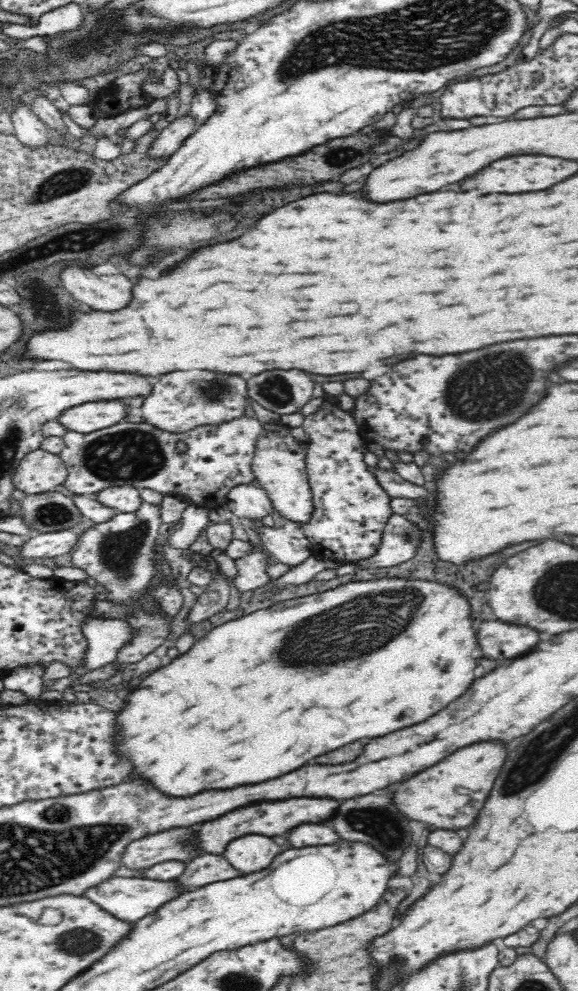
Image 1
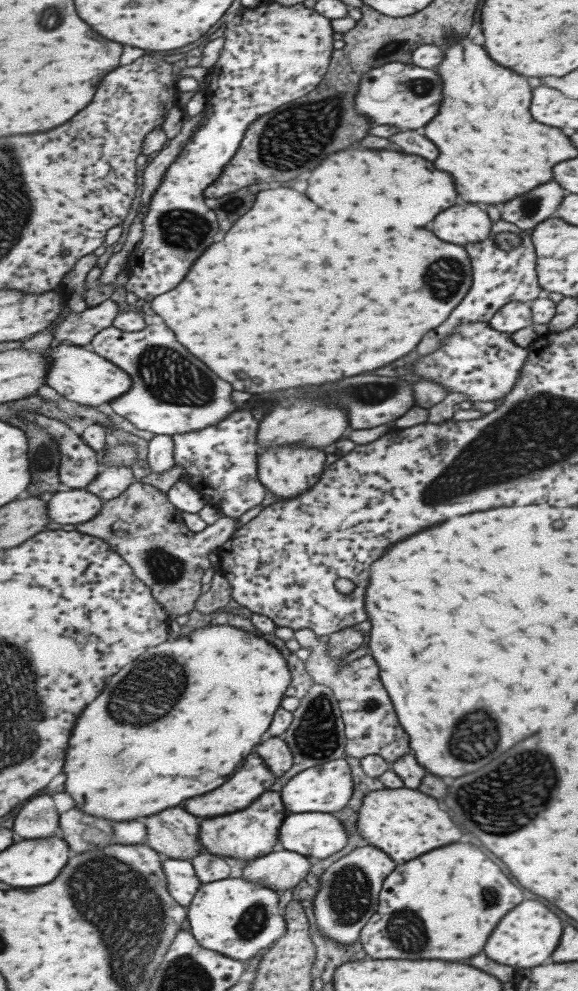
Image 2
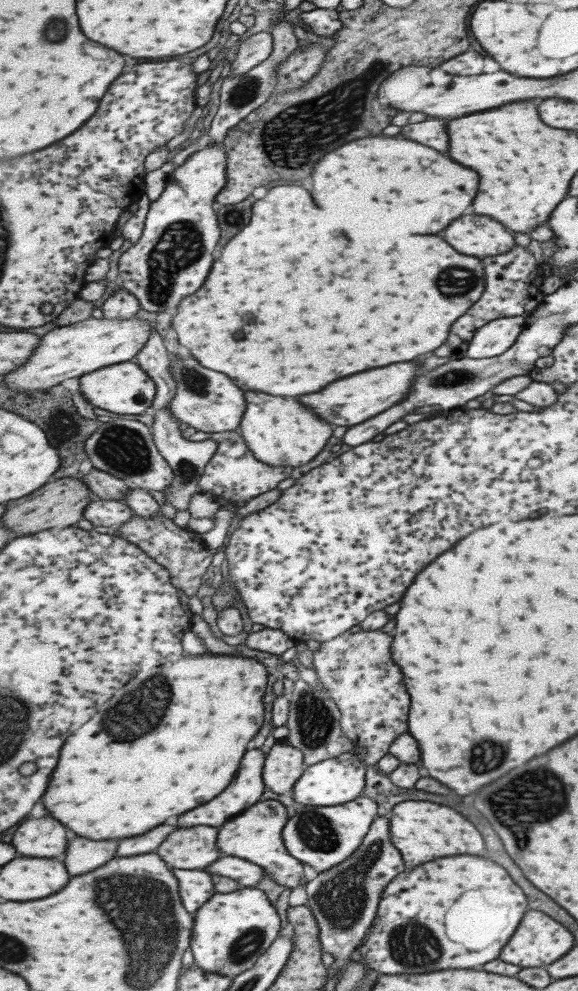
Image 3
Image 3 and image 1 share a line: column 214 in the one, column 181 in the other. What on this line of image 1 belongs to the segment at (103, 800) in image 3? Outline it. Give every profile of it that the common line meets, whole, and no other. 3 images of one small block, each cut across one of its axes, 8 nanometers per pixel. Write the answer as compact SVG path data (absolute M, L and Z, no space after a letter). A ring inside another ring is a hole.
M374 580L374 582L350 582L346 586L338 586L336 590L280 602L266 610L258 610L254 614L238 618L234 622L226 622L214 628L202 640L196 640L196 644L186 654L180 654L176 660L168 660L156 672L148 674L148 678L144 678L142 684L126 696L126 702L122 700L122 708L114 714L114 730L110 738L112 752L118 758L128 760L128 764L132 766L130 772L134 772L146 784L150 784L160 794L170 798L188 798L206 790L232 790L232 788L262 784L266 780L280 778L284 774L290 774L306 766L312 758L348 746L356 740L384 736L394 730L418 724L430 718L432 714L436 714L438 710L442 710L444 706L448 706L454 698L462 696L468 684L476 680L472 674L476 668L476 658L472 658L472 650L478 644L476 644L476 632L470 628L468 614L470 608L464 602L464 598L460 598L454 590L442 584L412 582L410 588L406 586L404 580ZM404 604L408 604L412 610L418 612L398 612L398 606L404 608Z

